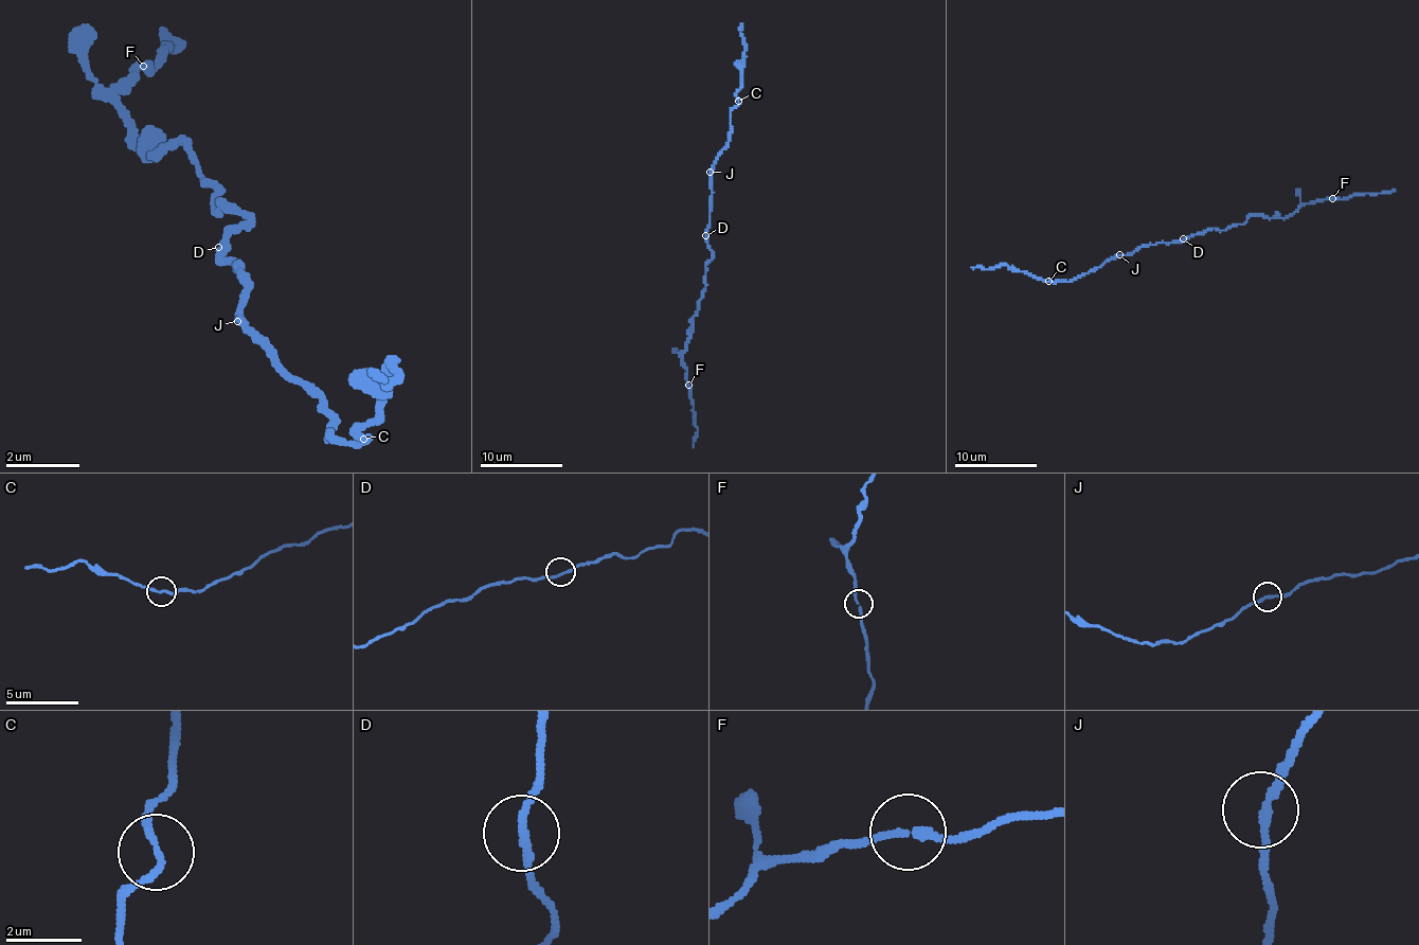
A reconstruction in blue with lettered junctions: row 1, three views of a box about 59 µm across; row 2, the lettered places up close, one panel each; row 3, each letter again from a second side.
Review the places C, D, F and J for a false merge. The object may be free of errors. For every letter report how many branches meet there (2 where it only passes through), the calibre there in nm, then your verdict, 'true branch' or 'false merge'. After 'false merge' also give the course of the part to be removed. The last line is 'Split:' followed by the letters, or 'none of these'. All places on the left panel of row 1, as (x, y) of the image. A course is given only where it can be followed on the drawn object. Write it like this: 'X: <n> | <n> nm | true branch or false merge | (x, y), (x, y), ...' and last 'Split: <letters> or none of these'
C: 2 | 180 nm | true branch
D: 2 | 190 nm | true branch
F: 2 | 180 nm | true branch
J: 2 | 190 nm | true branch
Split: none of these

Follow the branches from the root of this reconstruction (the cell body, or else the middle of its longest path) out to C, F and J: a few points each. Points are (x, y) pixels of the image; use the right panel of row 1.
C: (1183, 241), (1142, 245), (1131, 253), (1111, 256), (1093, 271), (1067, 282), (1049, 282)
F: (1183, 241), (1214, 228), (1226, 230), (1242, 224), (1251, 216), (1288, 218), (1307, 203), (1333, 197)
J: (1183, 241), (1142, 245), (1131, 253), (1119, 254)

